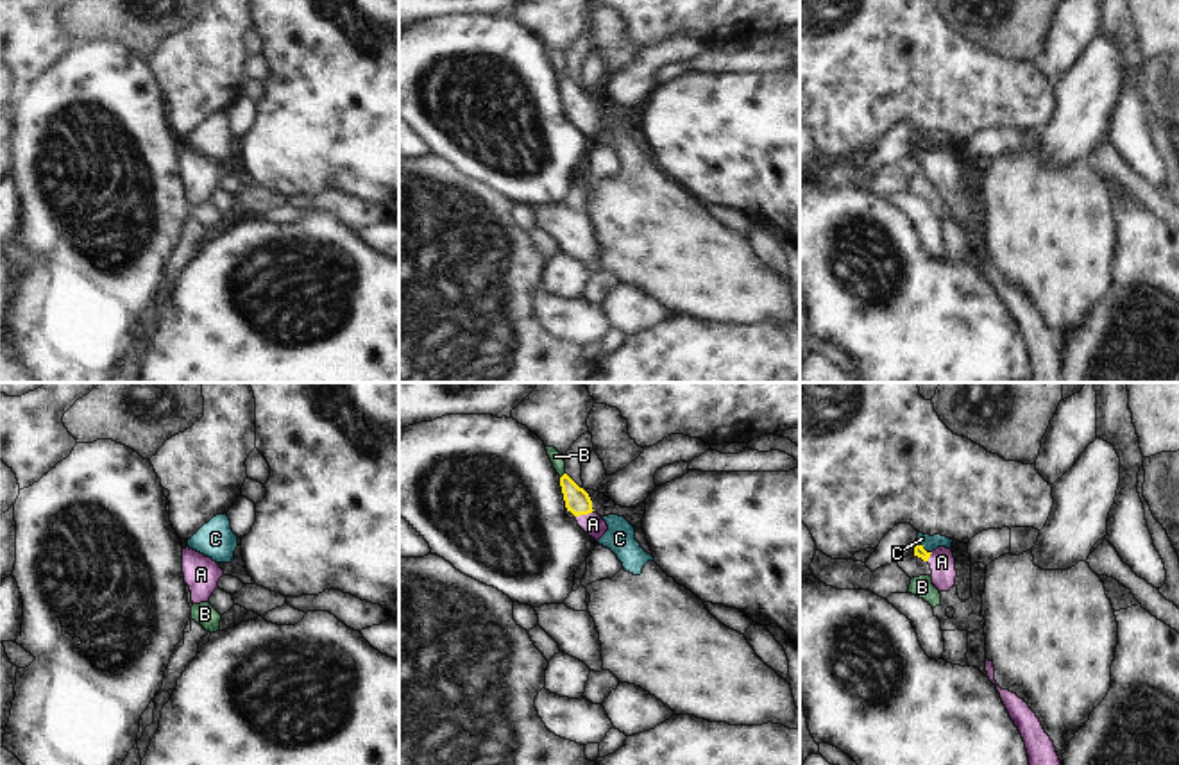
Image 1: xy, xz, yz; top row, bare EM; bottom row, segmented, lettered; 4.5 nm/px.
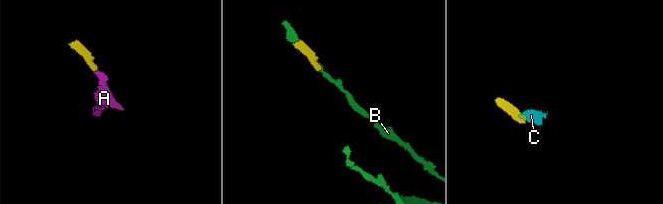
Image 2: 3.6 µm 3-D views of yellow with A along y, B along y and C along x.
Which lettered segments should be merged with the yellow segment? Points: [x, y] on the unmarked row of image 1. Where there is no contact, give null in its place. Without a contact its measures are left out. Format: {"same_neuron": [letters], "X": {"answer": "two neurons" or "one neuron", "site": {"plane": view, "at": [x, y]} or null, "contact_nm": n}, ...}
{"same_neuron": ["A"], "A": {"answer": "one neuron", "site": {"plane": "xz", "at": [584, 113]}, "contact_nm": 90}, "B": {"answer": "two neurons", "site": {"plane": "xz", "at": [562, 75]}, "contact_nm": 40}, "C": {"answer": "two neurons", "site": {"plane": "yz", "at": [922, 147]}, "contact_nm": 80}}

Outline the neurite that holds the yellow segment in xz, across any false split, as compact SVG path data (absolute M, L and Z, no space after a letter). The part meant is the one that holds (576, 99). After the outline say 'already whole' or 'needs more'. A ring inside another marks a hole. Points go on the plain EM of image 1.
M567 73L560 77L560 86L567 111L571 111L578 125L596 141L608 130L606 122L592 109L589 93L580 88Z; needs more

